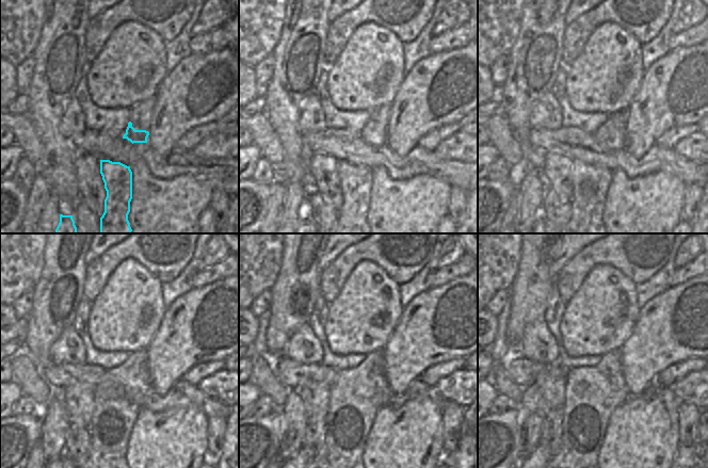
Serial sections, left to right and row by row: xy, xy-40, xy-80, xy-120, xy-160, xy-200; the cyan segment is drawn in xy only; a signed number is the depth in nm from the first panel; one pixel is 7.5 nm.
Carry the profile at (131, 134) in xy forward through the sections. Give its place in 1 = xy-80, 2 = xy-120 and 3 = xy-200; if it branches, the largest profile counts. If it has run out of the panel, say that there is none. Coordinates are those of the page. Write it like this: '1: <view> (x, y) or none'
1: xy-80 (612, 134)
2: xy-120 (133, 373)
3: xy-200 (592, 393)

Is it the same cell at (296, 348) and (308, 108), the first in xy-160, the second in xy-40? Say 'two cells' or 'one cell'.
one cell

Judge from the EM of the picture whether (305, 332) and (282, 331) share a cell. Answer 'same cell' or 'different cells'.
different cells

